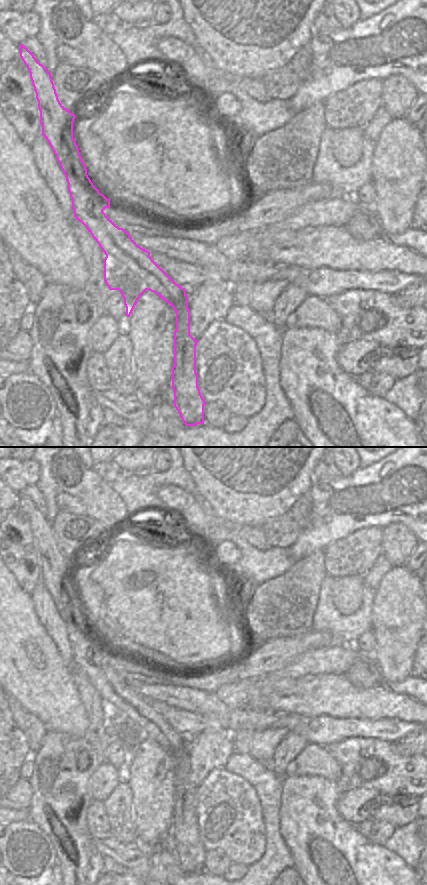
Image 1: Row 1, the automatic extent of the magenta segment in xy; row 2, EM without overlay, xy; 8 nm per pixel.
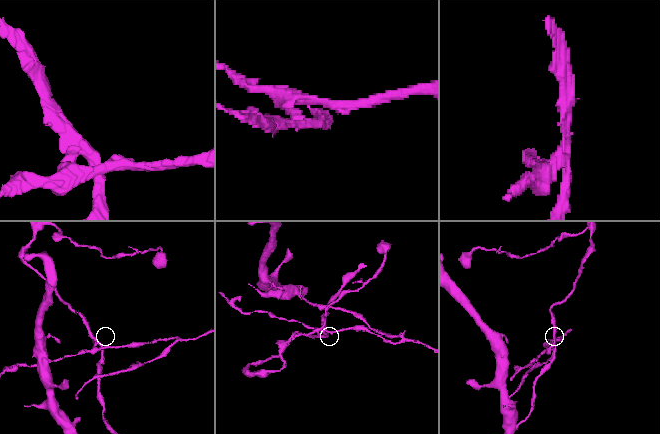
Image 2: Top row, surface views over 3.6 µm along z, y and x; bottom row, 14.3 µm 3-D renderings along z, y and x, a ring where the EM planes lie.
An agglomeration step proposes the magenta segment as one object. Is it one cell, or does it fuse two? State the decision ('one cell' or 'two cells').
two cells

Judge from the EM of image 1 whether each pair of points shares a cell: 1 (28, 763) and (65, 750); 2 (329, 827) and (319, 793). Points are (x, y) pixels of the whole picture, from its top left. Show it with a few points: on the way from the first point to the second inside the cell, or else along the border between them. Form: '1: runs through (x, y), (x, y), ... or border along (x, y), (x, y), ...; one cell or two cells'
1: border along (34, 752), (34, 768), (32, 774), (27, 779); two cells
2: runs through (324, 819), (323, 807), (319, 801); one cell

